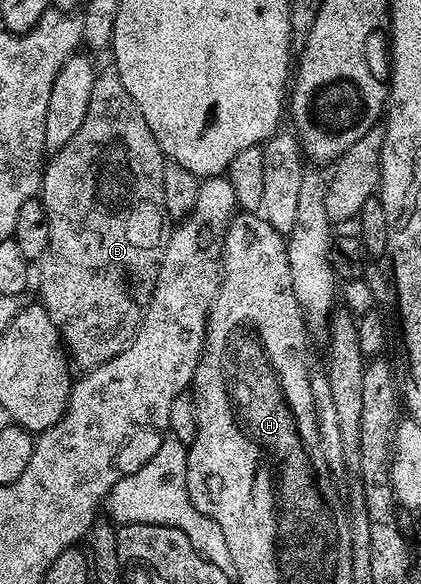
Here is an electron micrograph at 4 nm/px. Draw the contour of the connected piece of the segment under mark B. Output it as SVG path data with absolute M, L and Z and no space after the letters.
M115 67L97 71L94 90L90 90L90 106L86 114L86 122L78 129L78 134L66 142L57 152L51 153L50 162L45 163L44 174L40 181L39 199L42 201L46 214L50 218L50 246L46 254L38 262L40 268L40 296L39 299L44 309L50 314L50 322L60 331L60 339L71 359L81 364L81 369L87 370L97 368L99 364L110 362L136 337L138 326L142 322L144 312L148 309L150 298L154 294L154 286L158 282L158 270L160 259L164 257L164 246L166 243L166 228L164 232L164 199L162 198L162 174L166 157L158 146L154 134L150 134L150 126L146 126L146 118L142 118L142 110L134 106L134 98L130 98L126 86L122 86L122 78L118 78Z

